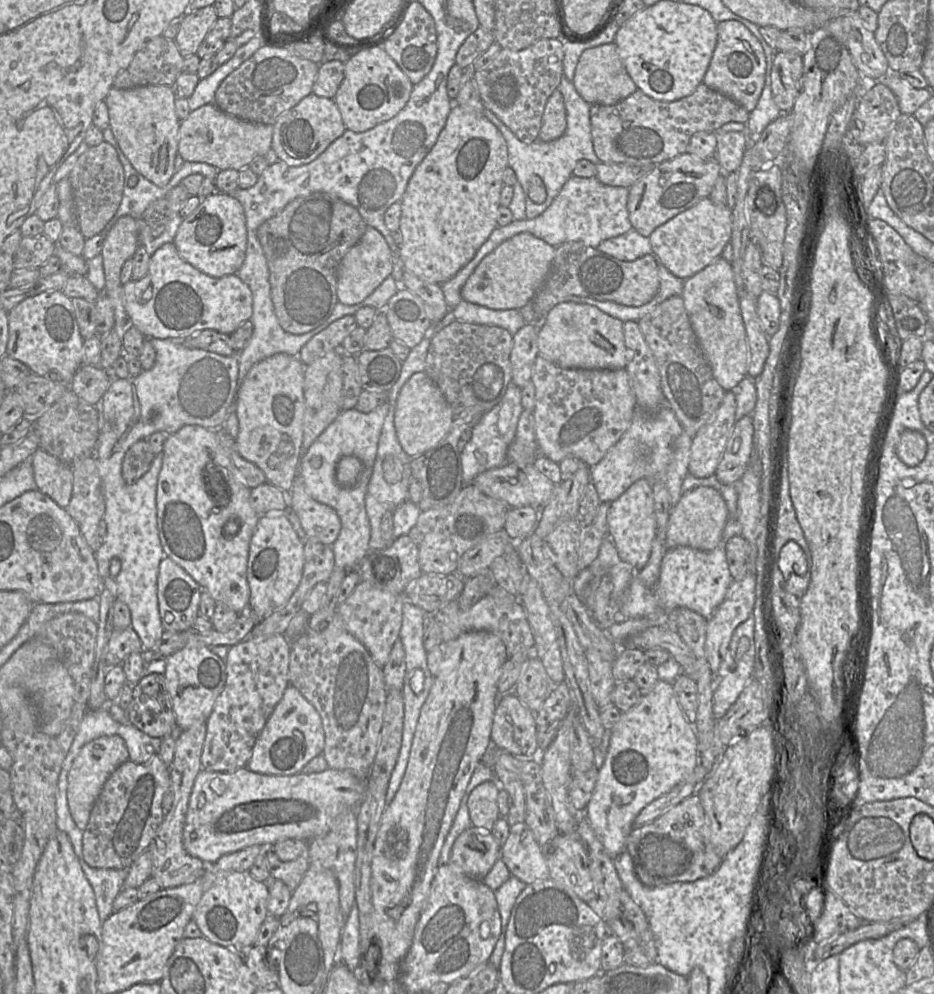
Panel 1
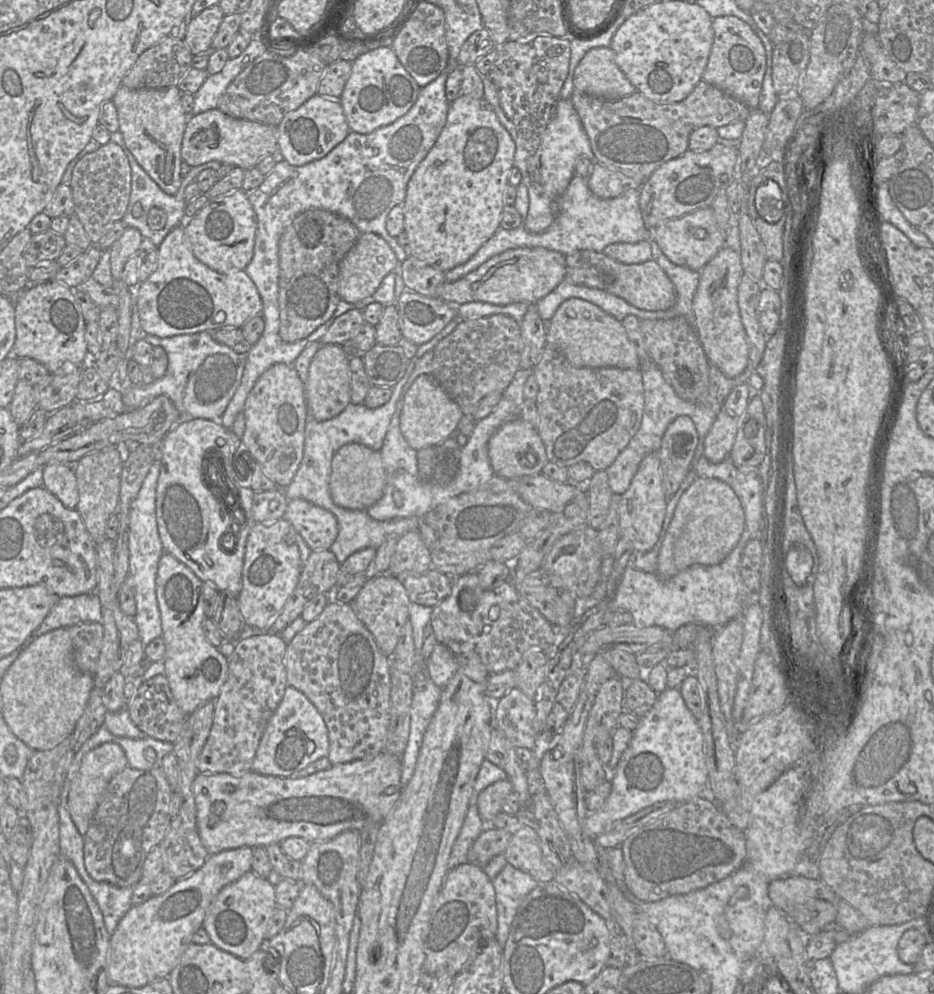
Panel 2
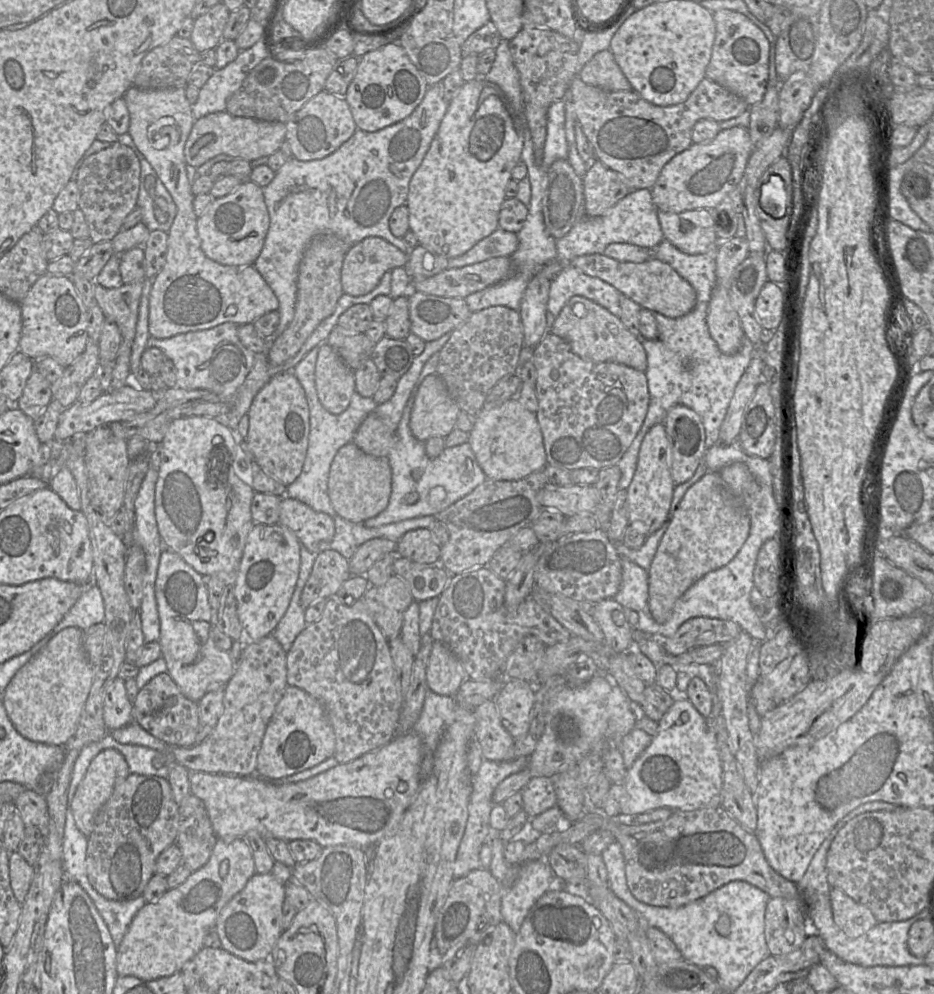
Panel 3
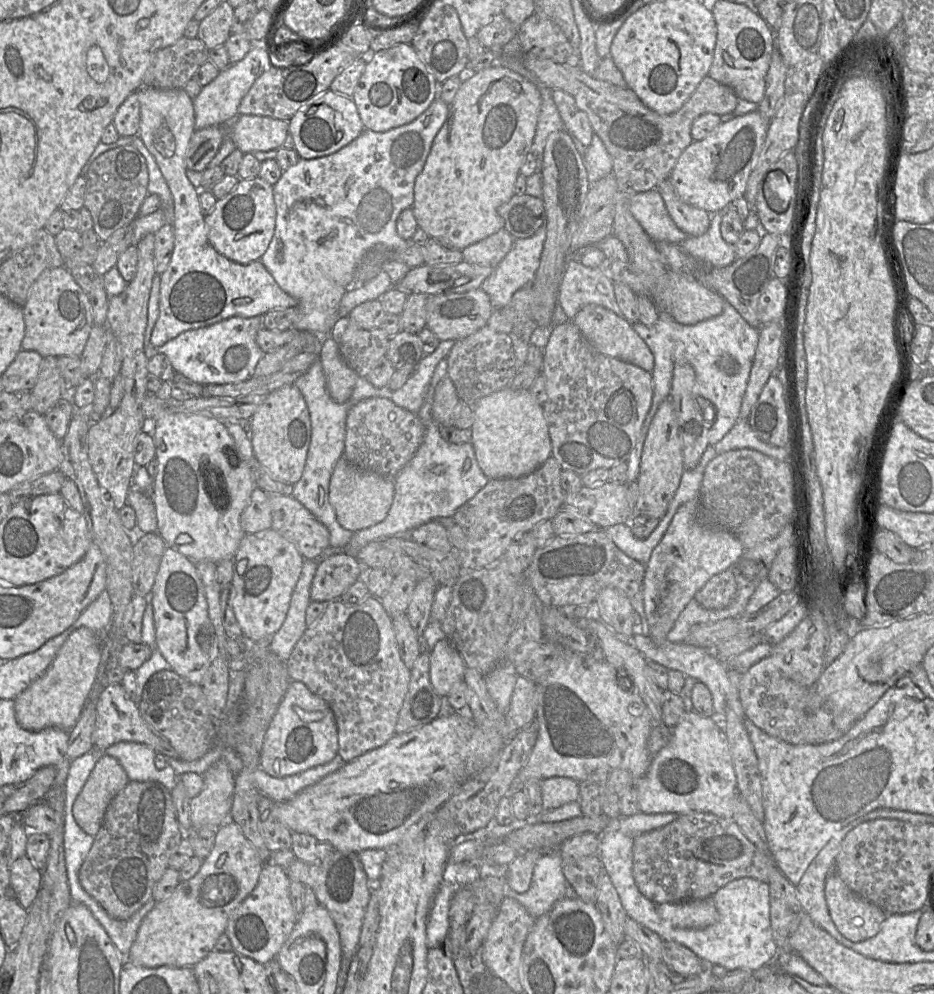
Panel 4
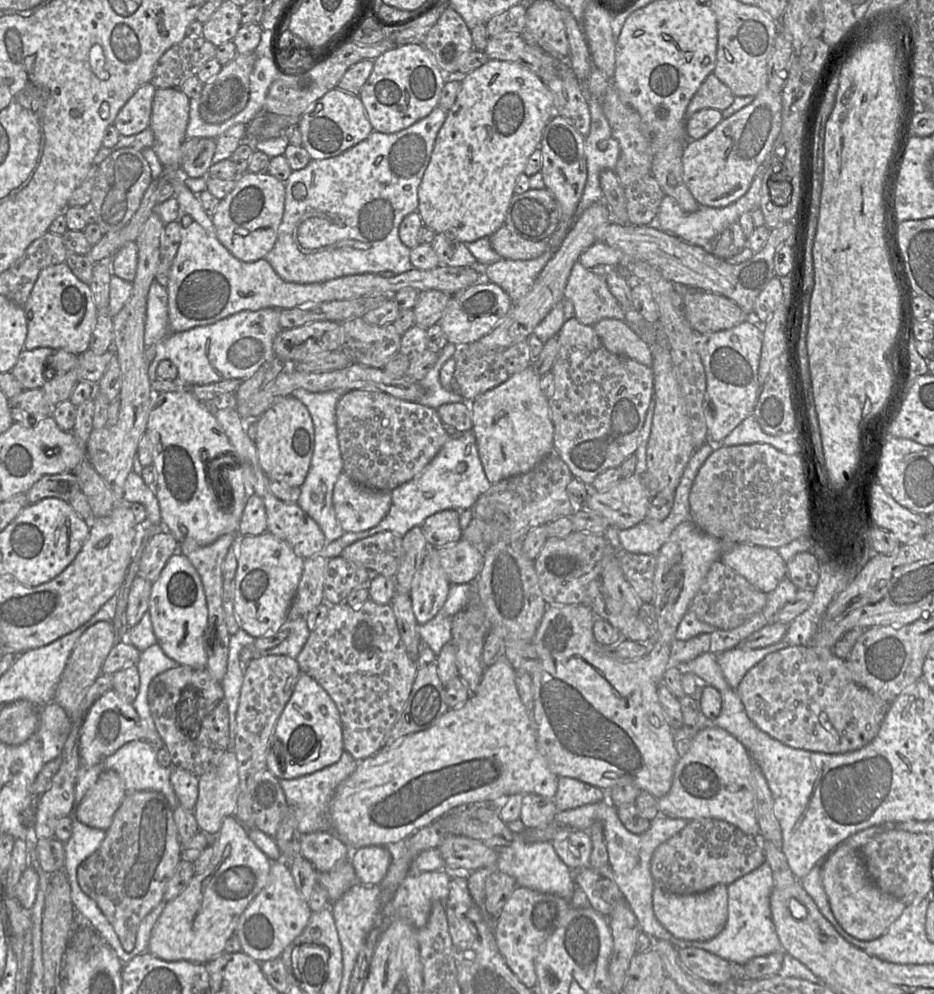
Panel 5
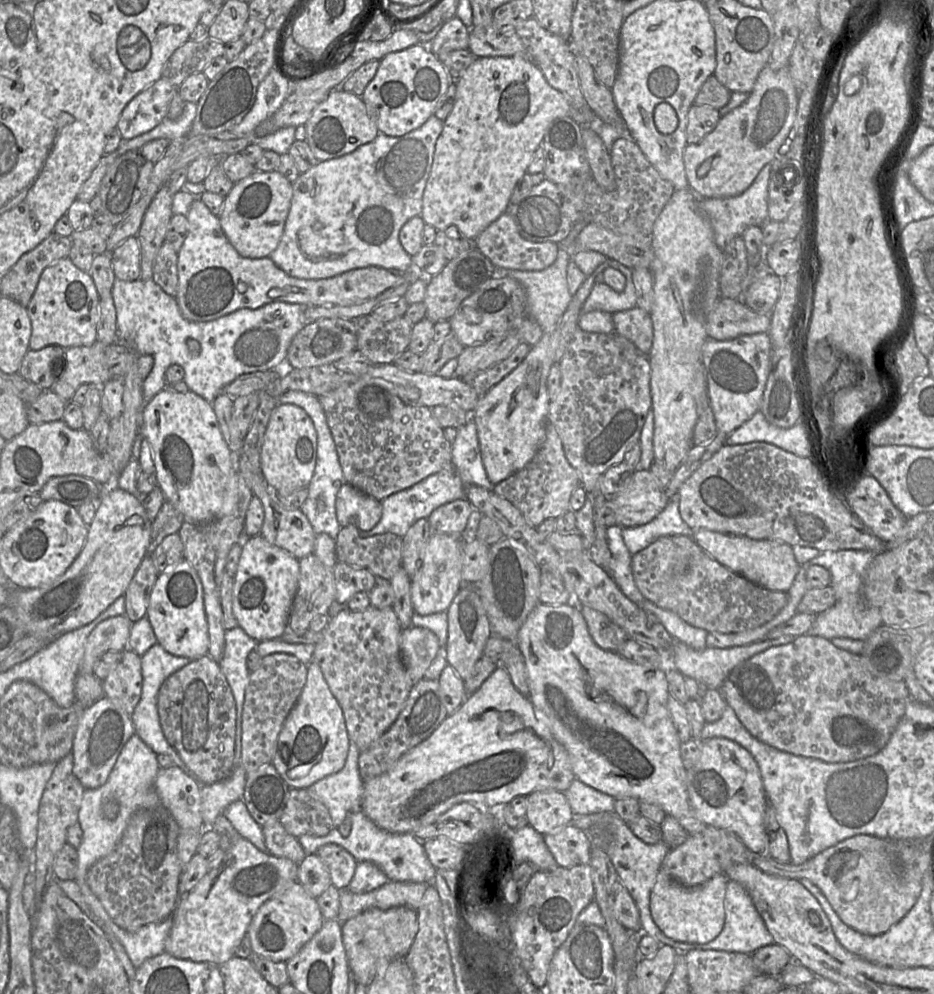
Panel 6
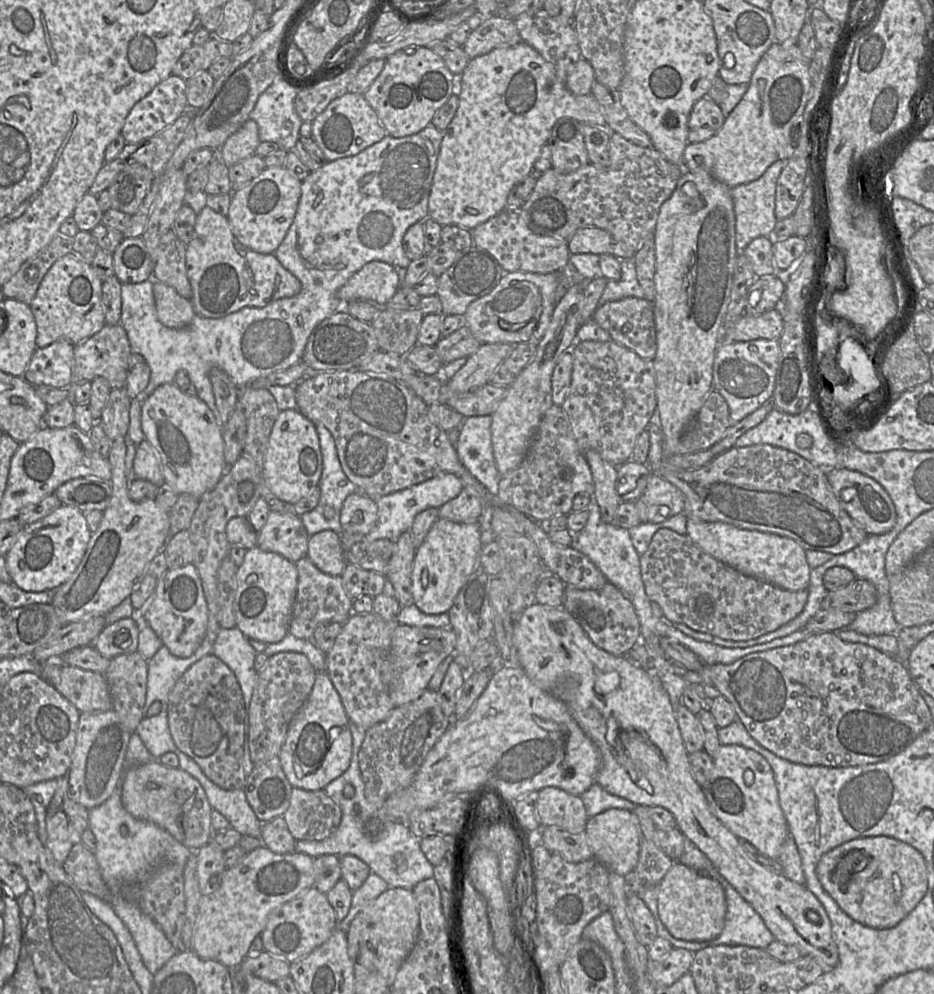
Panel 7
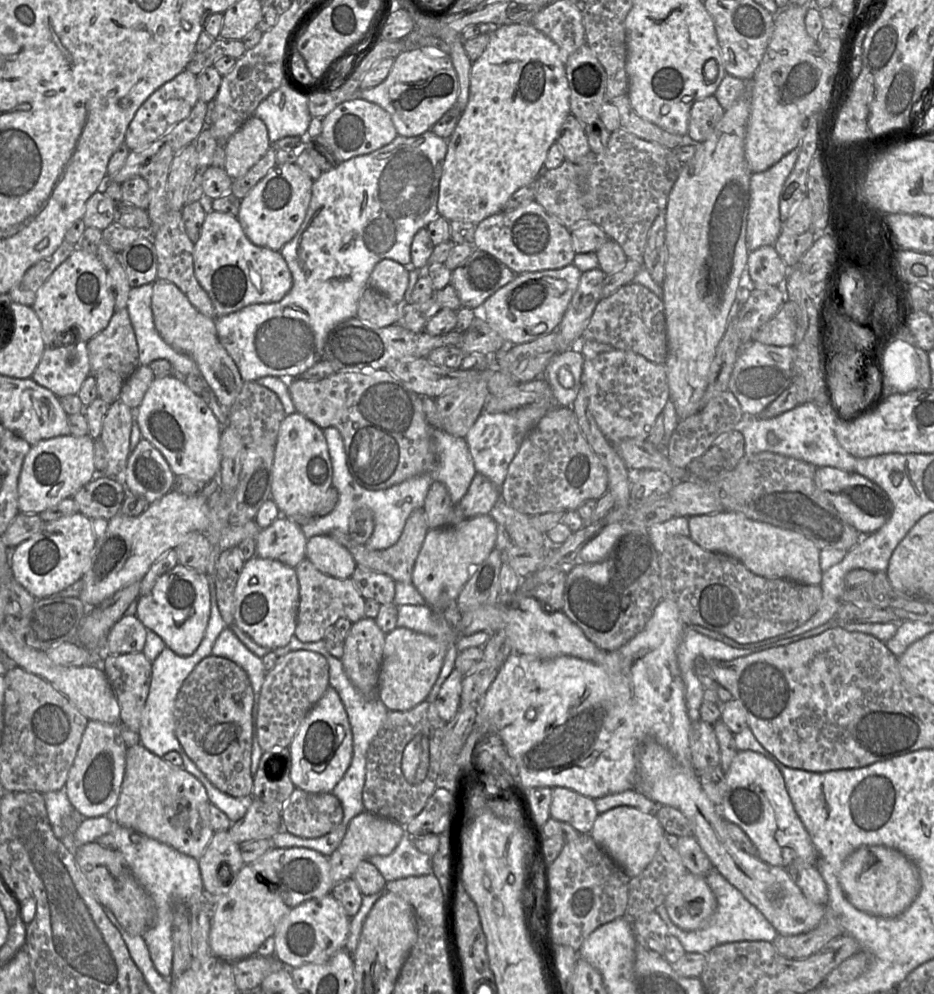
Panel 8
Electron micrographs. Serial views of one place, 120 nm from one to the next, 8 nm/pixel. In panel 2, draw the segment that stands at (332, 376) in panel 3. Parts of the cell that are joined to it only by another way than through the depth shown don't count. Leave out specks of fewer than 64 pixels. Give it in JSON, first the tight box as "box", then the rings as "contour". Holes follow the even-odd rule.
{"box":[305,344,351,421],"contour":[[[324,344],[315,353],[308,369],[305,400],[308,413],[317,421],[334,418],[351,402],[349,356],[341,345]]]}

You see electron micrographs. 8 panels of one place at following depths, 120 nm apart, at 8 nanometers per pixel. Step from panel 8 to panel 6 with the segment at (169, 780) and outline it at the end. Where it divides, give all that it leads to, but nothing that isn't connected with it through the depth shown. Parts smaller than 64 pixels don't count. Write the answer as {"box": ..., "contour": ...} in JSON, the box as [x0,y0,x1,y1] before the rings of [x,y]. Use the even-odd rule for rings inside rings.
{"box":[155,767,202,832],"contour":[[[179,767],[160,768],[155,780],[155,791],[165,809],[176,820],[180,829],[202,832],[201,787]]]}

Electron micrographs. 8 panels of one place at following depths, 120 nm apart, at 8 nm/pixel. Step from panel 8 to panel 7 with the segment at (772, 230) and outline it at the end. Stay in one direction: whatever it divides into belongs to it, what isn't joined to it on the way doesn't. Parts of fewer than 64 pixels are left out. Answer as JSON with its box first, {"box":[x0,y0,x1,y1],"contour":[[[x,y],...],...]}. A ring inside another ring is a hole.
{"box":[730,159,788,252],"contour":[[[788,159],[777,160],[757,180],[730,189],[735,213],[735,241],[738,252],[743,252],[755,238],[769,236],[774,229],[777,223],[775,216],[776,184],[787,162]]]}

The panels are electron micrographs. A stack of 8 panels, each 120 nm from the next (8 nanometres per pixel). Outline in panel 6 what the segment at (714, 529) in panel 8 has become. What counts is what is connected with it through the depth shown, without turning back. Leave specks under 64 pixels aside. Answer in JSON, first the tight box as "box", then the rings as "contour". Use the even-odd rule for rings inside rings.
{"box":[692,529,800,592],"contour":[[[707,529],[693,530],[692,538],[710,557],[731,571],[768,590],[787,592],[800,570],[792,546],[775,540],[755,540]]]}

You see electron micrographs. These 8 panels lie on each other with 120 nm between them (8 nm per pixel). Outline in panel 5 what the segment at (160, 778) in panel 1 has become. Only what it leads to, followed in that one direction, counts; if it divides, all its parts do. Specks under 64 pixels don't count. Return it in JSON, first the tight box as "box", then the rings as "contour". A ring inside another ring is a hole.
{"box":[77,791,182,952],"contour":[[[131,791],[126,793],[115,812],[99,848],[78,867],[77,881],[81,890],[104,913],[125,951],[131,952],[135,948],[139,924],[163,901],[166,885],[181,861],[181,851],[182,843],[174,820],[174,809],[165,796],[156,791]]]}

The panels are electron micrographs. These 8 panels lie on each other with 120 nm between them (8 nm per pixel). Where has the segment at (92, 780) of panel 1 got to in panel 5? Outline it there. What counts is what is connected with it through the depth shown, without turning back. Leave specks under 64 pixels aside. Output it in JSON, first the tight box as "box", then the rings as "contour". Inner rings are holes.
{"box":[77,770,127,831],"contour":[[[113,770],[100,773],[77,808],[77,819],[84,825],[106,831],[127,791],[119,774]]]}

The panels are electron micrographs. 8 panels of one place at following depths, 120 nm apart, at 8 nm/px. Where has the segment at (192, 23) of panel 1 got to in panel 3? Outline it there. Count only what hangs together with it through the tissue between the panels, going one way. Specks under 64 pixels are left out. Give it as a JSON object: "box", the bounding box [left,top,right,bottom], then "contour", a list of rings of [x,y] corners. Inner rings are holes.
{"box":[190,2,230,52],"contour":[[[223,2],[211,7],[194,21],[190,40],[199,52],[216,49],[222,41],[222,33],[230,11]]]}

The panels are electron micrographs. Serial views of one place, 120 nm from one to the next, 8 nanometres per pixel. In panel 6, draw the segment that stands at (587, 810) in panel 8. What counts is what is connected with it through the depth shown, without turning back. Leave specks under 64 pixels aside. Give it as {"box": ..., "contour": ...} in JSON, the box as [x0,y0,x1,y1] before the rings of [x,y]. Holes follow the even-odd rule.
{"box":[527,789,574,835],"contour":[[[547,789],[527,797],[527,819],[539,833],[546,835],[571,824],[574,814],[564,792]]]}

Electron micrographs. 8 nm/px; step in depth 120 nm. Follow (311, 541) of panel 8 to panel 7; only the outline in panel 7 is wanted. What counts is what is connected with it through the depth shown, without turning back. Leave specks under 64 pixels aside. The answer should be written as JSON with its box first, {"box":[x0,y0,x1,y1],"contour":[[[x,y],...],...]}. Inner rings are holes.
{"box":[307,530,347,577],"contour":[[[331,530],[309,537],[307,557],[320,571],[334,577],[340,577],[347,565],[340,536]]]}

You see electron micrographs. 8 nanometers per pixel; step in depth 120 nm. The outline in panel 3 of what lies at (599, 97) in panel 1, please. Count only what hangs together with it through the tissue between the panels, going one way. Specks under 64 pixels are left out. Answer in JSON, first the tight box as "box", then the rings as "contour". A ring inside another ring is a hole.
{"box":[578,50,632,91],"contour":[[[610,50],[596,53],[583,66],[578,76],[586,84],[609,91],[632,89]]]}

